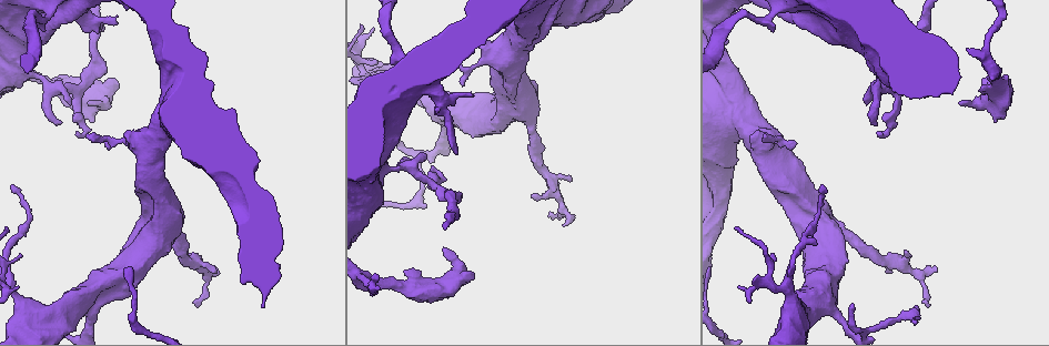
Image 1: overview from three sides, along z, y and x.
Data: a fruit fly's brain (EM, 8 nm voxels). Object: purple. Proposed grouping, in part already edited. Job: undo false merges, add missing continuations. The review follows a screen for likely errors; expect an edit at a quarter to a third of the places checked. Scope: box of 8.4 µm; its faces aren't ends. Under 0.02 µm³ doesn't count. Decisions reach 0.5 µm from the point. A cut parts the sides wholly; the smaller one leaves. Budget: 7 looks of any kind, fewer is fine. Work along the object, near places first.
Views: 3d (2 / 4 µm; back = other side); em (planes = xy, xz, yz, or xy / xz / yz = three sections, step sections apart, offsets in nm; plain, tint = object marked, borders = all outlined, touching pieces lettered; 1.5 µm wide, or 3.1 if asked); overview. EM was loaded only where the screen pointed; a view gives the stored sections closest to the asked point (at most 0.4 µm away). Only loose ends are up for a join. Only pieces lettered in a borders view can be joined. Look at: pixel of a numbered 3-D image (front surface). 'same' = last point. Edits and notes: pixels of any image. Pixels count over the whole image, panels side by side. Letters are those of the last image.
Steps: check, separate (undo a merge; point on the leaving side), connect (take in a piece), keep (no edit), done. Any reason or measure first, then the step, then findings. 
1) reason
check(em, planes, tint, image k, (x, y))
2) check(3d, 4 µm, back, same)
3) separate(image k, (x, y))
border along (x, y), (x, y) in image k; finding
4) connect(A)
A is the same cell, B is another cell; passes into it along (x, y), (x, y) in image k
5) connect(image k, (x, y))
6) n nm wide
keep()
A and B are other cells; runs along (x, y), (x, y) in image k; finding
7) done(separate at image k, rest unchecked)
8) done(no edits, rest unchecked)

free end
check(3d, 4 µm, image 1, (382, 205))

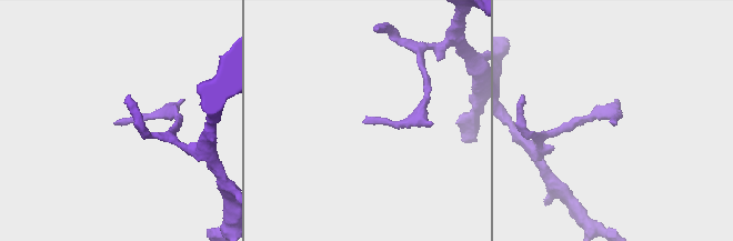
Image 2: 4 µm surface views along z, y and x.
shape alone is not enough
check(em, planes, borders, image 2, (613, 125))

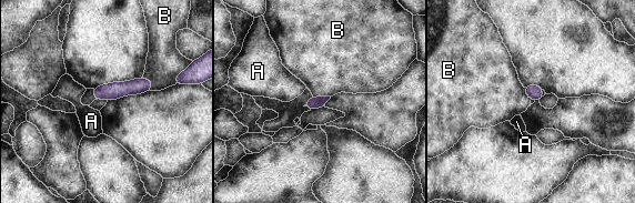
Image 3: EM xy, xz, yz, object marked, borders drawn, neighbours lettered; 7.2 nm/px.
keep()
A and B are other cells; border along (143, 77), (152, 83), (150, 90) in image 3; no lettered piece goes on from it

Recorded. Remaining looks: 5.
free end
check(em, xz, step 8, borders, image 1, (985, 79))

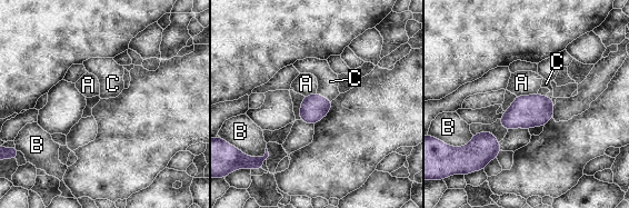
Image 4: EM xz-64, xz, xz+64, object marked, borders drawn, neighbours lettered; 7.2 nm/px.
connect(C)
C is the same cell, A and B are other cells; passes into it along (313, 108), (323, 97), (328, 81) in image 4; it goes on there

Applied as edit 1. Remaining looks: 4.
done(connect at image 4, rest unchecked)

